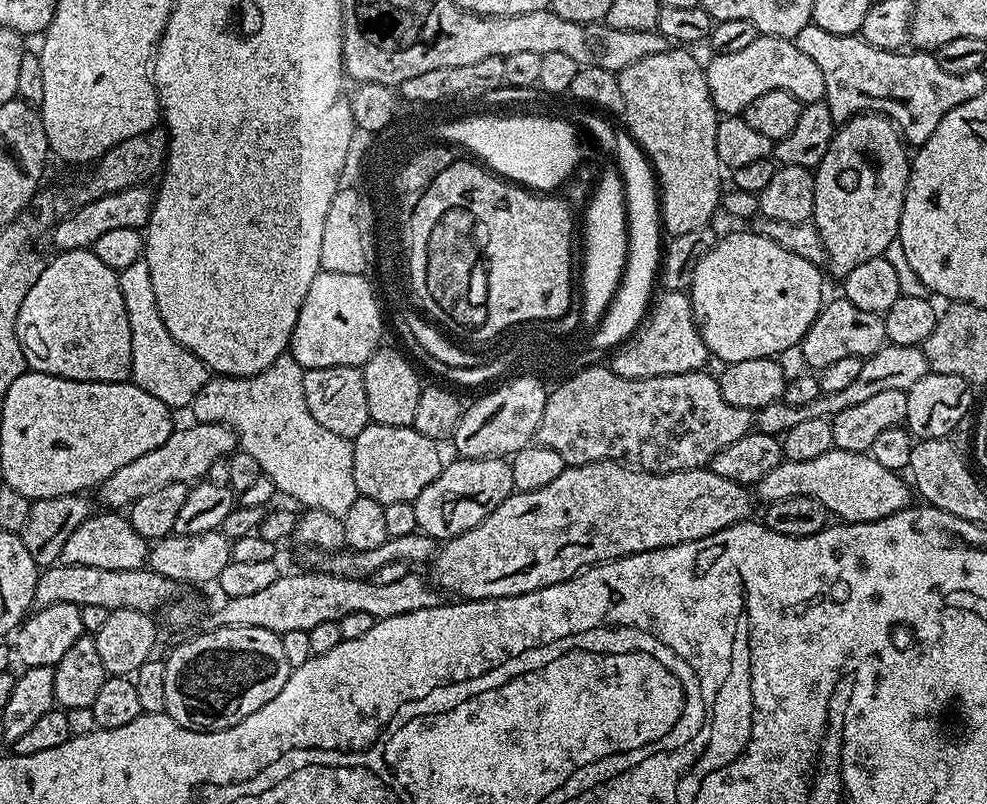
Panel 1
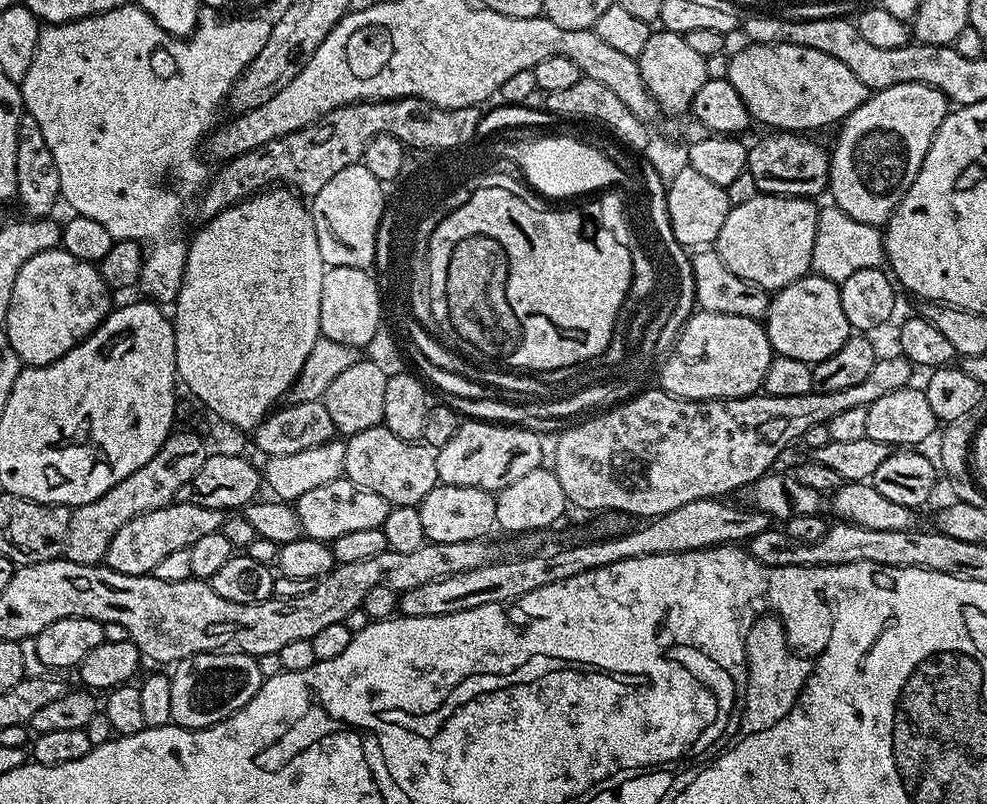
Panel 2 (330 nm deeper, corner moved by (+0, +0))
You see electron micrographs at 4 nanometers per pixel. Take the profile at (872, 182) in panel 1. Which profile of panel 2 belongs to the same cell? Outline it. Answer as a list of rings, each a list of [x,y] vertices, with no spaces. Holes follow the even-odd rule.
[[[906,82],[873,91],[868,100],[862,102],[862,106],[858,106],[858,110],[854,110],[839,125],[840,137],[837,138],[836,145],[831,145],[832,165],[828,175],[830,196],[832,192],[831,203],[841,208],[850,218],[854,218],[854,222],[887,225],[894,210],[902,202],[906,190],[910,190],[930,150],[932,140],[936,137],[936,131],[948,117],[949,111],[950,101],[942,94],[942,90],[929,84]]]

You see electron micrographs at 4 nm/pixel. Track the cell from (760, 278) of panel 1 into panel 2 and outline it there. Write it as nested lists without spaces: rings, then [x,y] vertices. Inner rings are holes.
[[[815,274],[795,280],[771,297],[766,327],[775,355],[798,358],[798,362],[813,366],[830,358],[830,354],[838,354],[854,332],[842,310],[839,283]]]

